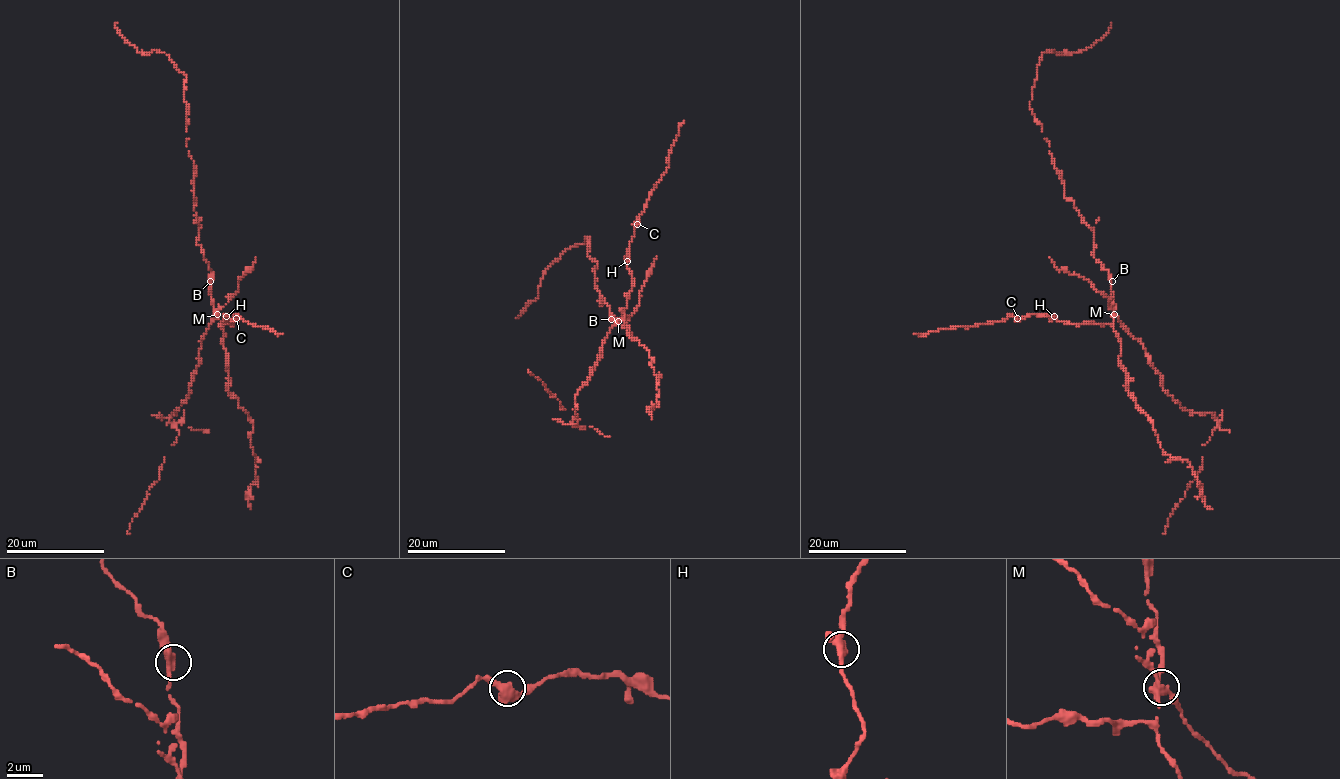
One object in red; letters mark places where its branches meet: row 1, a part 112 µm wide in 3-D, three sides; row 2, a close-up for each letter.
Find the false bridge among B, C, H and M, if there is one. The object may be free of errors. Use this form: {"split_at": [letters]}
{"split_at": ["M"]}

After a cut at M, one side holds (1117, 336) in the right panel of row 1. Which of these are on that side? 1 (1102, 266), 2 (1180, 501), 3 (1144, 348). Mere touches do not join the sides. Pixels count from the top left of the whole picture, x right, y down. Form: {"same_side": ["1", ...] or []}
{"same_side": ["1"]}

